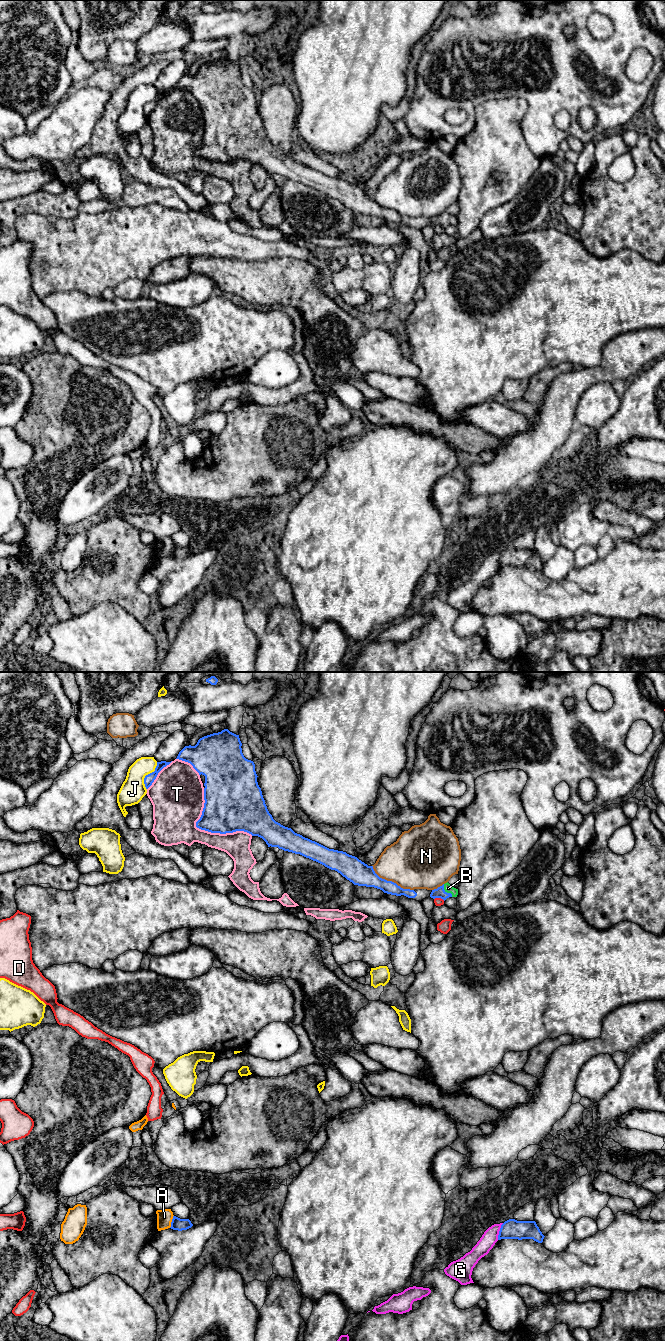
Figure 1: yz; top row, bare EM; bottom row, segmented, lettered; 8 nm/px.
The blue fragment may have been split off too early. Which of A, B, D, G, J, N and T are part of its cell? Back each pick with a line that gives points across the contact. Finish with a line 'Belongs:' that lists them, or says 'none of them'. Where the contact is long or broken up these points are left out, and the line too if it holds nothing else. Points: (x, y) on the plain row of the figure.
B: Path across: yz (439, 220), (446, 220), (448, 216)
Belongs: B

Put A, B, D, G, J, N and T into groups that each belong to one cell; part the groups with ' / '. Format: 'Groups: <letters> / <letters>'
Groups: A / B / D / G / J / N / T

